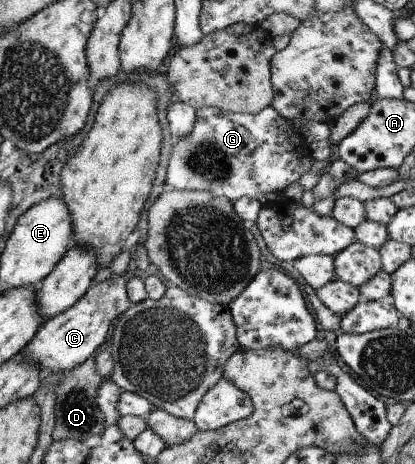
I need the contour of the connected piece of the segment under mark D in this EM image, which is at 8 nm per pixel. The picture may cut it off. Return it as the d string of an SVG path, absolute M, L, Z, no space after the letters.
M88 357L80 365L73 367L70 371L63 372L55 389L55 426L52 430L52 442L64 441L64 439L78 439L84 441L91 435L99 435L104 429L105 417L96 405L96 389L103 381L96 373L94 357Z

